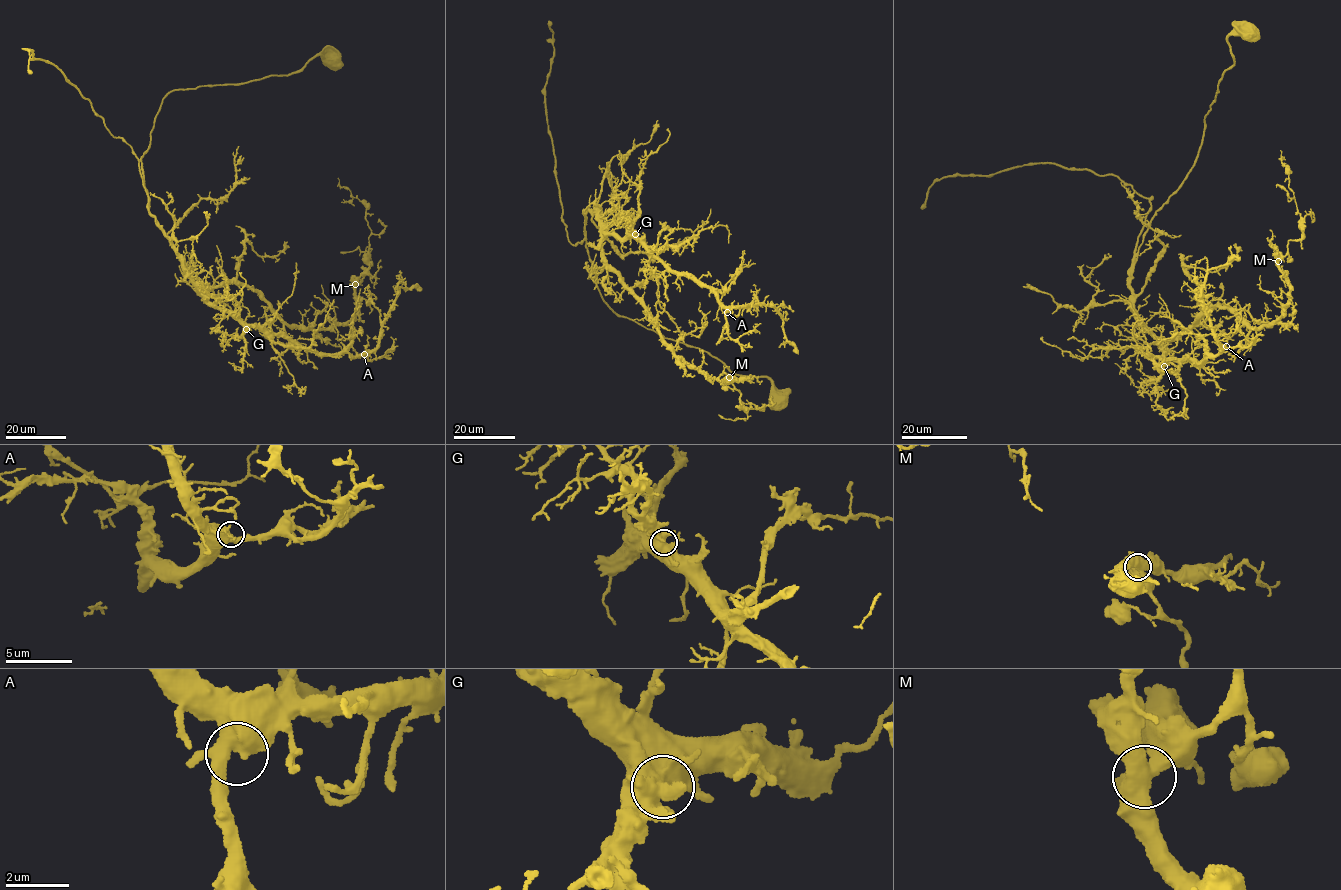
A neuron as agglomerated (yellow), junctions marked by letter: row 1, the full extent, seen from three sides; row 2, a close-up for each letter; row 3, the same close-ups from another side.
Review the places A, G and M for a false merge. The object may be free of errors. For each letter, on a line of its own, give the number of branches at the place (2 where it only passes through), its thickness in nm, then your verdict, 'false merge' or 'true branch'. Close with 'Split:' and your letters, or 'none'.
A: branches 3; calibre 550 nm; true branch
G: branches 4; calibre 550 nm; true branch
M: branches 4; calibre 550 nm; false merge
Split: M

